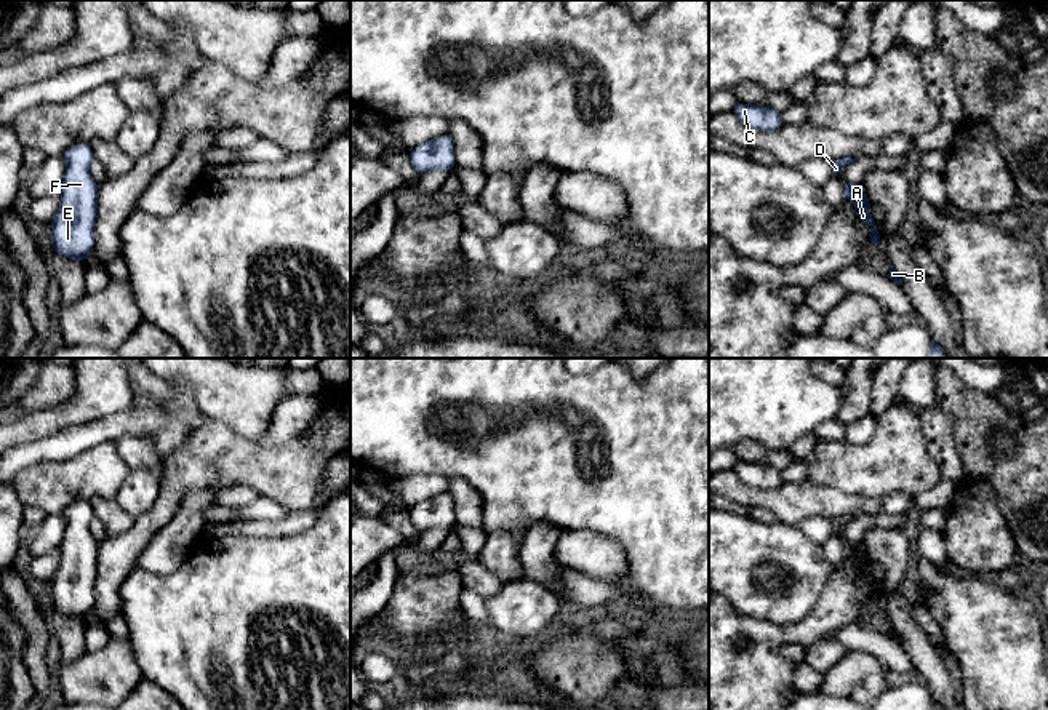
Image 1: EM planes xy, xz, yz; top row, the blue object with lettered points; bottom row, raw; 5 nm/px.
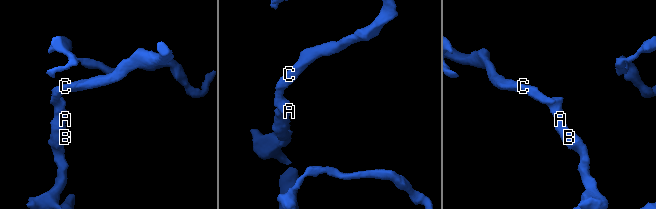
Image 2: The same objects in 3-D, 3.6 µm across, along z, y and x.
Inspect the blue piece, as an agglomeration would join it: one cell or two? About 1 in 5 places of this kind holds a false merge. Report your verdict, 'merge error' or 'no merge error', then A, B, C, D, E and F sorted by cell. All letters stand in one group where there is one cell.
no merge error | A B C D E F

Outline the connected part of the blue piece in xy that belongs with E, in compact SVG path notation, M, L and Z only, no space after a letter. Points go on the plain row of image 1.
M77 501L61 515L66 529L61 542L61 566L50 582L53 611L85 620L94 606L98 577L99 542L90 531L94 512L90 501Z

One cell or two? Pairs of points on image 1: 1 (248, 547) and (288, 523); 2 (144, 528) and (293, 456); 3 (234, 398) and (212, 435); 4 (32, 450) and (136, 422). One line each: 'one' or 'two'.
1: two
2: one
3: two
4: one

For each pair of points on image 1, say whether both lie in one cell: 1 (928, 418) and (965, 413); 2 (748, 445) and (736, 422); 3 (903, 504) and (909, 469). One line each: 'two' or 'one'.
1: two
2: two
3: two

